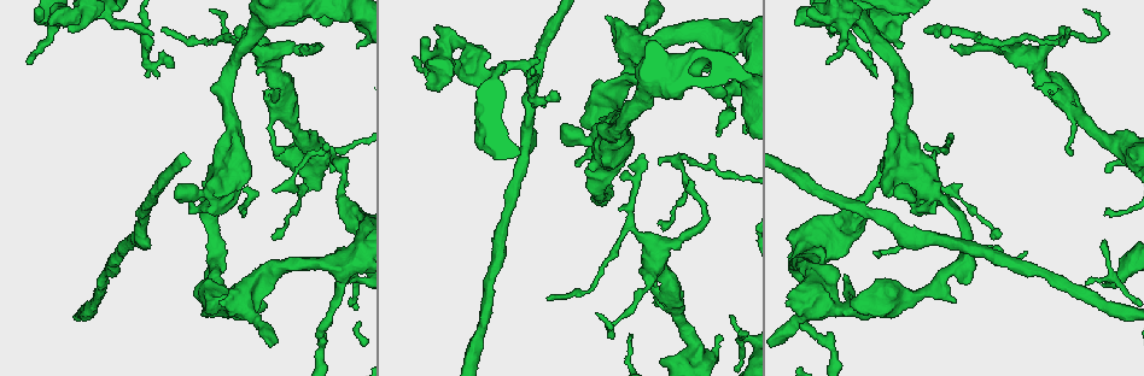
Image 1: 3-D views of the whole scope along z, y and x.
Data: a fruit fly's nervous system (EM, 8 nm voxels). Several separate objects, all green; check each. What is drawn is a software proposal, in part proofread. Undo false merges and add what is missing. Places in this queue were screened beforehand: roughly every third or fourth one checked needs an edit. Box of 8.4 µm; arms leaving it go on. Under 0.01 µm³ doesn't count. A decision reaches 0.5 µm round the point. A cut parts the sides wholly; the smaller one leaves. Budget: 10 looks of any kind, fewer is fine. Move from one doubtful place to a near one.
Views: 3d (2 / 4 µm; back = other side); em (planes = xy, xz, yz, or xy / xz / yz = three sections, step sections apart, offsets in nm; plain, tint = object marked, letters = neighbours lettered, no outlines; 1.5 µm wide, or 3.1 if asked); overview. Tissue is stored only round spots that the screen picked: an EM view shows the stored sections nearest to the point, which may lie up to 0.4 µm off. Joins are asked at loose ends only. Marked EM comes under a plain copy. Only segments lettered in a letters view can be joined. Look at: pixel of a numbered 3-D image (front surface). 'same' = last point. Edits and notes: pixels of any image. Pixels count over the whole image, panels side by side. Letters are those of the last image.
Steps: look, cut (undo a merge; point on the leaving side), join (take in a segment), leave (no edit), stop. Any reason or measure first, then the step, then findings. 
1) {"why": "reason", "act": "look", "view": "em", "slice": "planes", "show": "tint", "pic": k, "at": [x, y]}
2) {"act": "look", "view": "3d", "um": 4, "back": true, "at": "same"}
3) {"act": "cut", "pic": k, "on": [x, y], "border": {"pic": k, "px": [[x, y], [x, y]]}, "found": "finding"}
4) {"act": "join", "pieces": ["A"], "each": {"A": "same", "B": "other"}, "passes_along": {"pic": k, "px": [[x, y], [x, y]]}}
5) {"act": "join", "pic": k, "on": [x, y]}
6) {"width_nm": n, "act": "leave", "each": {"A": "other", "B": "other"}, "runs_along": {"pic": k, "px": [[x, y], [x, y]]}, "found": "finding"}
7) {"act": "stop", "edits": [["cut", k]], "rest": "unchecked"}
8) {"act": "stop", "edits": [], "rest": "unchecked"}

{"why": "free end", "act": "look", "view": "em", "slice": "planes", "show": "letters", "pic": 1, "at": [953, 298]}

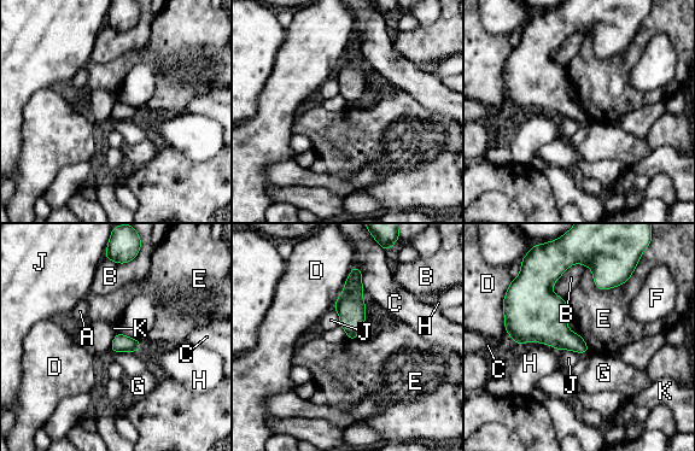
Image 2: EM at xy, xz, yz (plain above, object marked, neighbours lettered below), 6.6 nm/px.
{"act": "leave", "each": {"A": "other", "B": "other", "C": "other", "D": "other", "E": "other", "F": "other", "G": "other", "H": "other", "J": "other", "K": "other"}, "border": {"pic": 2, "px": [[585, 265], [602, 290], [632, 274]]}, "found": "none of them fits"}

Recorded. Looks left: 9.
{"why": "free end", "act": "look", "view": "3d", "um": 2, "pic": 1, "at": [846, 276]}

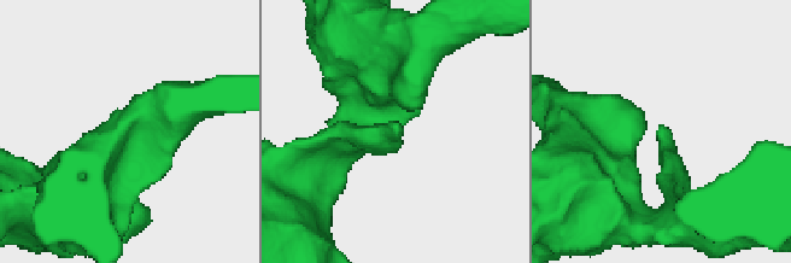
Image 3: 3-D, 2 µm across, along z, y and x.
{"why": "need the tissue", "act": "look", "view": "em", "slice": "xz", "step": 4, "show": "letters", "pic": 3, "at": [395, 121]}

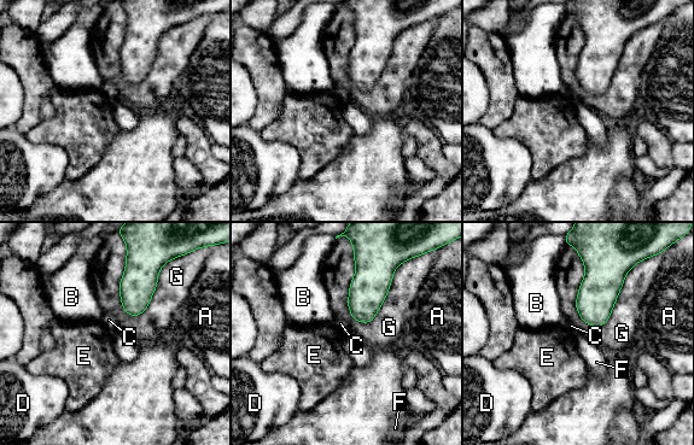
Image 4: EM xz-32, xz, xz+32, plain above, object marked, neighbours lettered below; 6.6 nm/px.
{"why": "cut it another way", "act": "look", "view": "em", "slice": "yz", "step": 8, "show": "letters", "at": "same"}

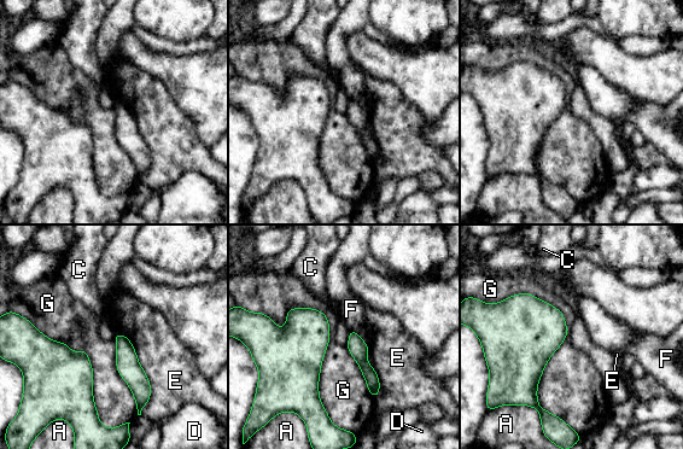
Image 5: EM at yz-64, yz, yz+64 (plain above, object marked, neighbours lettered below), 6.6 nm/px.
{"width_nm": 100, "act": "leave", "each": {"A": "other", "C": "other", "D": "other", "E": "other", "F": "other", "G": "other"}, "runs_along": {"pic": 5, "px": [[118, 337], [140, 386], [139, 406]]}, "found": "no lettered segment goes on from it"}

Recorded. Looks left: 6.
{"act": "look", "view": "3d", "um": 2, "pic": 1, "at": [321, 334]}

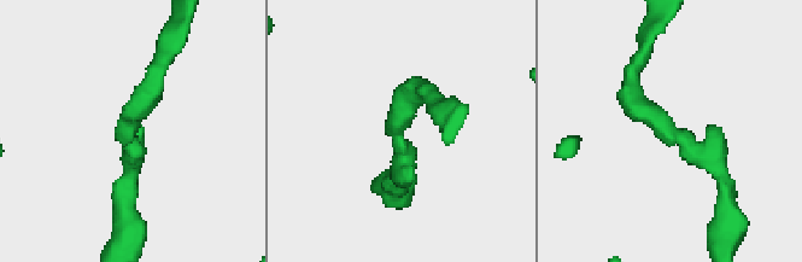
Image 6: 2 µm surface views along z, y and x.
{"act": "look", "view": "em", "slice": "xz", "step": 4, "show": "tint", "pic": 6, "at": [676, 134]}

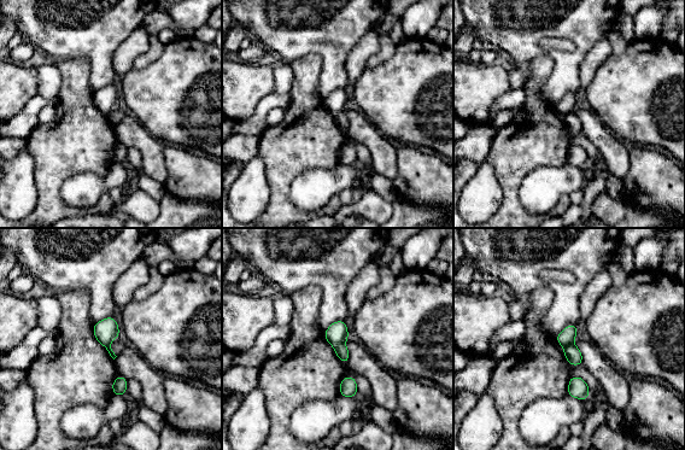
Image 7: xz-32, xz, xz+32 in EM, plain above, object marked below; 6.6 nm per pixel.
{"act": "look", "view": "em", "slice": "planes", "show": "letters", "at": "same"}

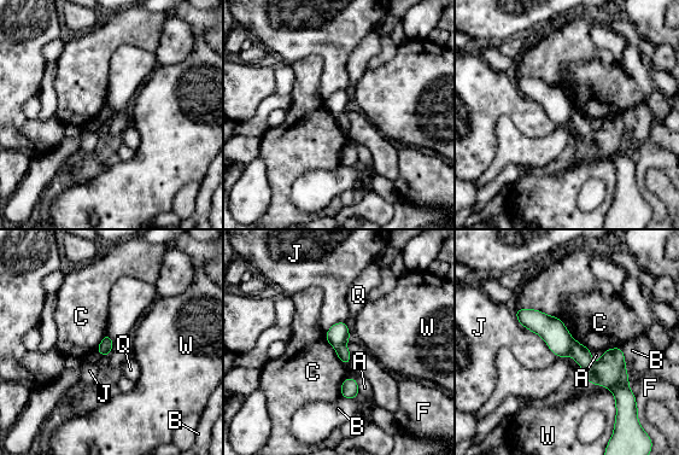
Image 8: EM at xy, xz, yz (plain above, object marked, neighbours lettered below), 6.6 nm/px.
{"act": "cut", "pic": 8, "on": [596, 373], "each": {"A": "other", "B": "other", "C": "other", "F": "other", "J": "other", "Q": "other", "W": "other"}, "found": "two cells meet here"}

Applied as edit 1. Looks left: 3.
{"why": "see it whole again", "act": "look", "view": "overview"}

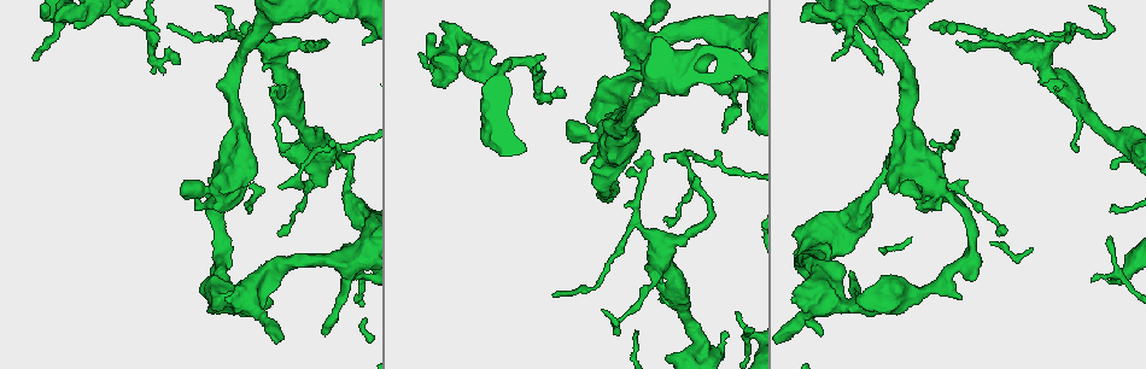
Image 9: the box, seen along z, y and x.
{"why": "tapers out", "act": "look", "view": "3d", "um": 4, "pic": 9, "at": [998, 233]}

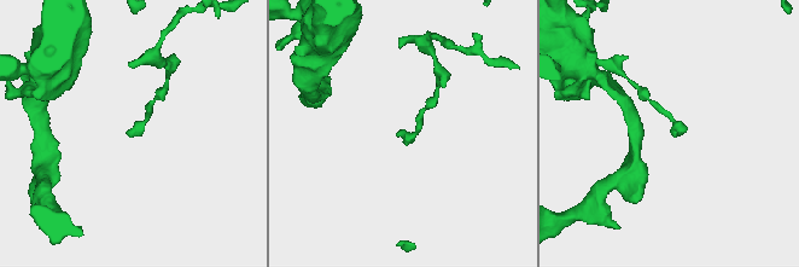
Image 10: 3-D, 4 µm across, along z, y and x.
{"act": "look", "view": "em", "slice": "planes", "show": "letters", "pic": 10, "at": [397, 136]}

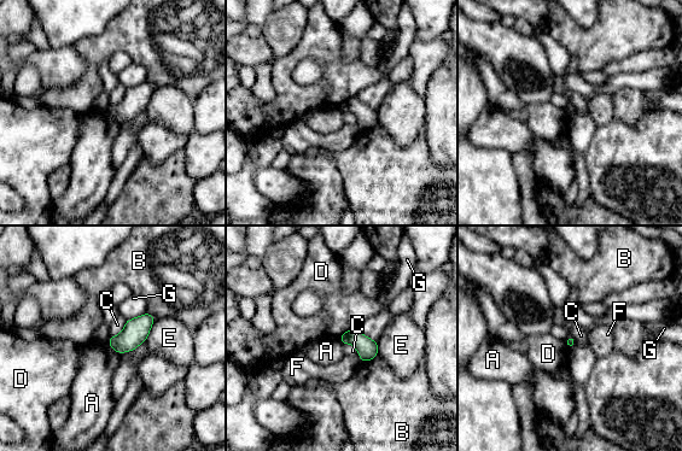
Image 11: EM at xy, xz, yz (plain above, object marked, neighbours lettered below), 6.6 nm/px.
{"width_nm": 70, "act": "leave", "each": {"A": "other", "B": "other", "C": "other", "D": "other", "E": "other", "F": "other", "G": "other"}, "border": {"pic": 11, "px": [[106, 341], [118, 355]]}, "found": "no lettered segment goes on from it"}

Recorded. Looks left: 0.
{"act": "stop", "edits": [["cut", 8]], "rest": "unchecked"}

